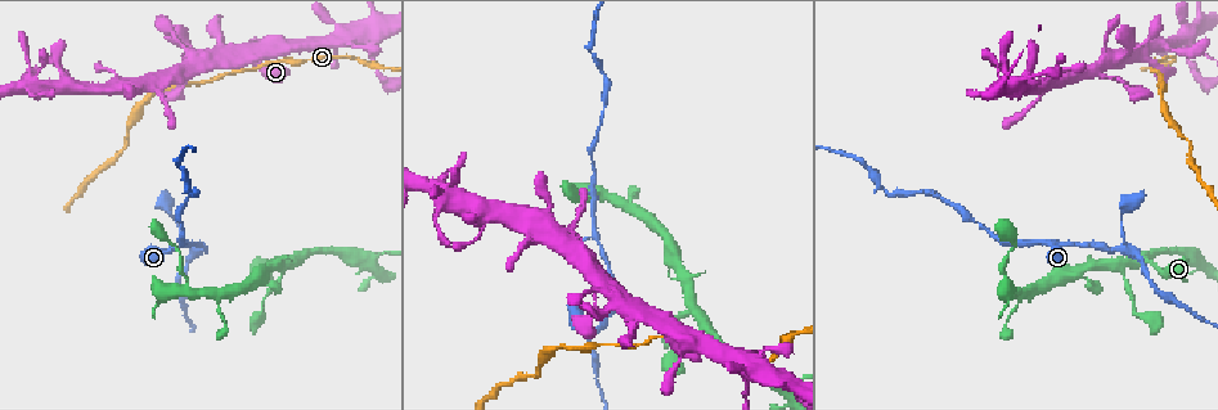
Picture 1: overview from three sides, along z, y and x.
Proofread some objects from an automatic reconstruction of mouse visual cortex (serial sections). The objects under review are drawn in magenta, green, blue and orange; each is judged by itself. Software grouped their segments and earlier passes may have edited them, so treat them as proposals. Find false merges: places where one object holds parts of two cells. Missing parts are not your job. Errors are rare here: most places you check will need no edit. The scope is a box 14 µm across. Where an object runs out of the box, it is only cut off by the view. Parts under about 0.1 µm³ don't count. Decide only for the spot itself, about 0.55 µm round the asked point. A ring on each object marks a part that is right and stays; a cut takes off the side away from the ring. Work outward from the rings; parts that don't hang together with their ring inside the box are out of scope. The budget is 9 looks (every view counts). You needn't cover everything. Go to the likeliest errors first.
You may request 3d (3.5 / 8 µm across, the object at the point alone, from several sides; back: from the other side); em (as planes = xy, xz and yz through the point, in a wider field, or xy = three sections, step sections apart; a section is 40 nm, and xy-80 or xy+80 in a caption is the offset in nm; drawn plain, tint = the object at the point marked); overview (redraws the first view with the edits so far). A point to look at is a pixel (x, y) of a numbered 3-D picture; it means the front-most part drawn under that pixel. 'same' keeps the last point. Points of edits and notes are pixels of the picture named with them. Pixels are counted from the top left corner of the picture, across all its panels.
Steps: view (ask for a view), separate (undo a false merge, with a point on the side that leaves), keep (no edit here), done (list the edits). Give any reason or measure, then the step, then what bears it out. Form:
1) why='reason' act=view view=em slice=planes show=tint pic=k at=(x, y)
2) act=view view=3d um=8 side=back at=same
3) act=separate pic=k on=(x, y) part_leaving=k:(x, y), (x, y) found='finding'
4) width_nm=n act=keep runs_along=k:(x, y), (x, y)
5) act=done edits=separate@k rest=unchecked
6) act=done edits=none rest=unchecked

why='side arm on a straight run' act=view view=3d um=3.5 pic=1 at=(591, 236)

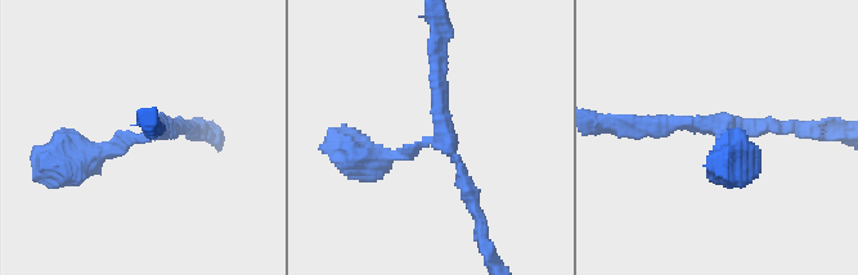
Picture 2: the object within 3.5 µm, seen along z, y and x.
act=keep found='continuous, no second cell'

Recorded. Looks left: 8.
why='looks like a crossing' act=view view=3d um=3.5 pic=1 at=(771, 376)

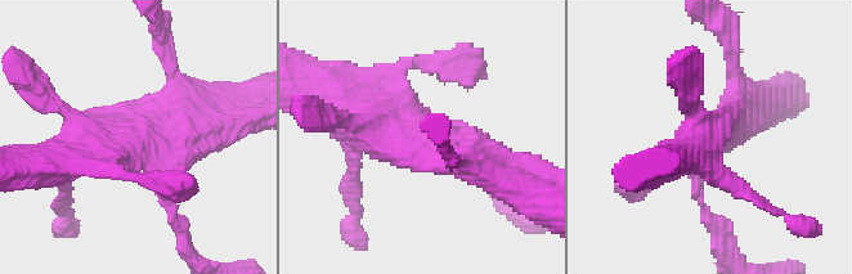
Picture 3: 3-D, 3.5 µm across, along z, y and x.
why='need the tissue' act=view view=em slice=xy step=3 show=tint pic=3 at=(141, 146)

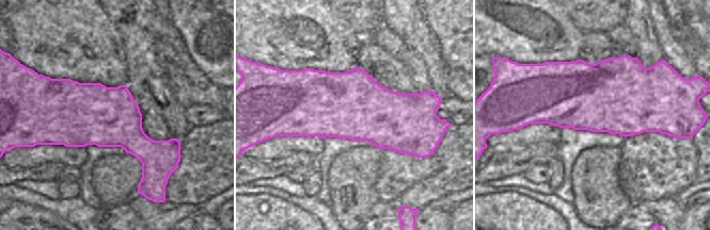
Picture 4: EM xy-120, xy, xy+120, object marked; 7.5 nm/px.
act=keep found='continuous, no second cell'

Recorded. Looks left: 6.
why='narrows sharply' act=view view=3d um=3.5 pic=1 at=(296, 261)

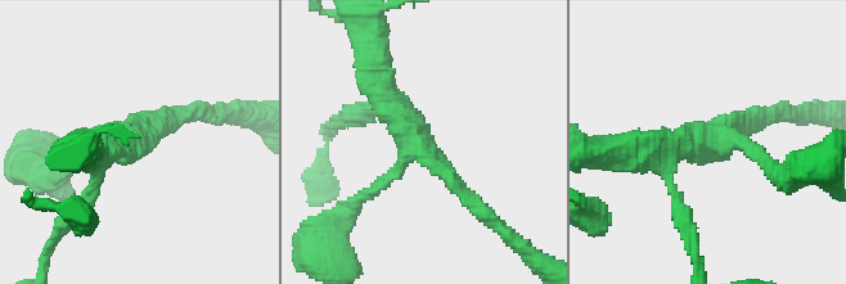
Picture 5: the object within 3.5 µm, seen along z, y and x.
arms=3 arm_widths_nm=200,200,350 why='need the tissue' act=view view=em slice=planes show=tint pic=5 at=(413, 152)

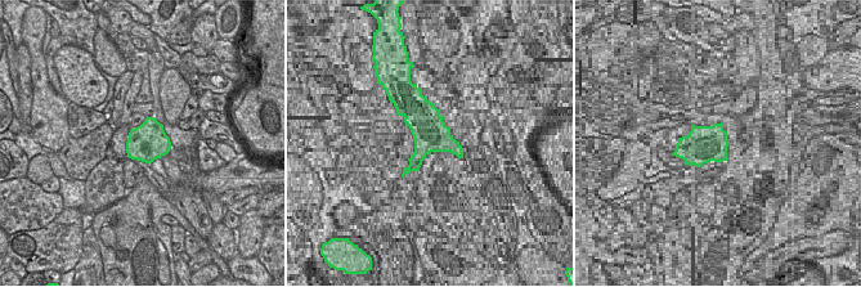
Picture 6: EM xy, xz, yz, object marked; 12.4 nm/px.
why='another direction' act=view view=em slice=xy step=2 show=tint at=same

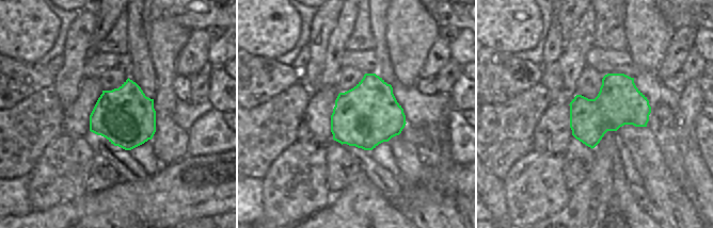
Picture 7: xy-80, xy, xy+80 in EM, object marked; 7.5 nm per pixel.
act=keep runs_along=5:(352, 204), (412, 149), (377, 76) found='one cell here'

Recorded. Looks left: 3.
why='looks like a crossing' act=view view=3d um=3.5 pic=1 at=(137, 86)

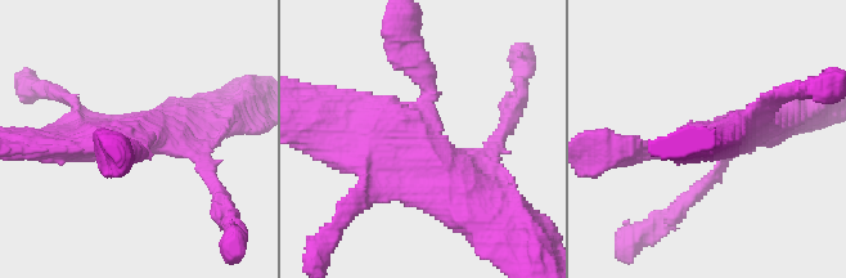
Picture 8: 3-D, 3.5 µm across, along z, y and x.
why='need the tissue' act=view view=em slice=xy step=2 show=tint pic=8 at=(409, 157)

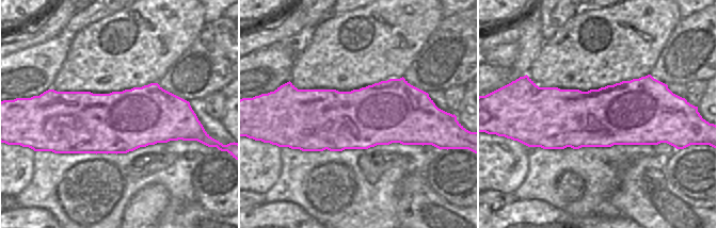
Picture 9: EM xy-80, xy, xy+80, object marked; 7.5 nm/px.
act=keep found='continuous, no second cell'

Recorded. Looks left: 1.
act=done edits=none rest=unchecked

